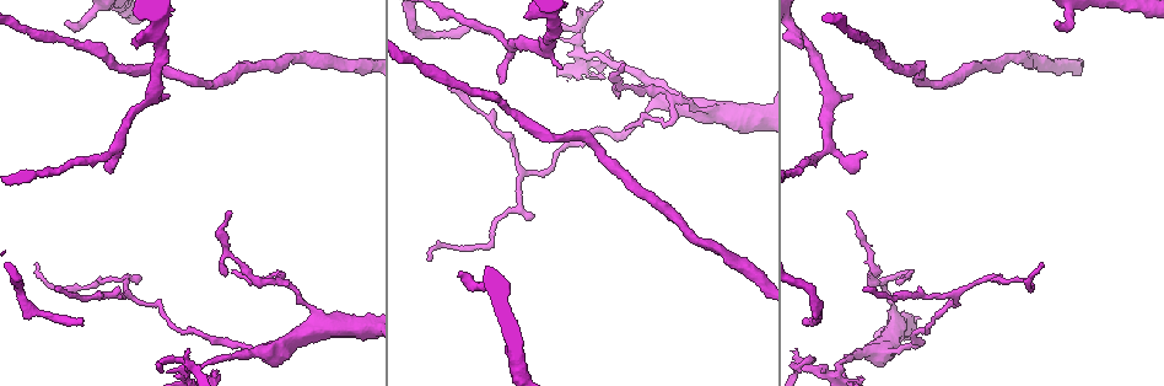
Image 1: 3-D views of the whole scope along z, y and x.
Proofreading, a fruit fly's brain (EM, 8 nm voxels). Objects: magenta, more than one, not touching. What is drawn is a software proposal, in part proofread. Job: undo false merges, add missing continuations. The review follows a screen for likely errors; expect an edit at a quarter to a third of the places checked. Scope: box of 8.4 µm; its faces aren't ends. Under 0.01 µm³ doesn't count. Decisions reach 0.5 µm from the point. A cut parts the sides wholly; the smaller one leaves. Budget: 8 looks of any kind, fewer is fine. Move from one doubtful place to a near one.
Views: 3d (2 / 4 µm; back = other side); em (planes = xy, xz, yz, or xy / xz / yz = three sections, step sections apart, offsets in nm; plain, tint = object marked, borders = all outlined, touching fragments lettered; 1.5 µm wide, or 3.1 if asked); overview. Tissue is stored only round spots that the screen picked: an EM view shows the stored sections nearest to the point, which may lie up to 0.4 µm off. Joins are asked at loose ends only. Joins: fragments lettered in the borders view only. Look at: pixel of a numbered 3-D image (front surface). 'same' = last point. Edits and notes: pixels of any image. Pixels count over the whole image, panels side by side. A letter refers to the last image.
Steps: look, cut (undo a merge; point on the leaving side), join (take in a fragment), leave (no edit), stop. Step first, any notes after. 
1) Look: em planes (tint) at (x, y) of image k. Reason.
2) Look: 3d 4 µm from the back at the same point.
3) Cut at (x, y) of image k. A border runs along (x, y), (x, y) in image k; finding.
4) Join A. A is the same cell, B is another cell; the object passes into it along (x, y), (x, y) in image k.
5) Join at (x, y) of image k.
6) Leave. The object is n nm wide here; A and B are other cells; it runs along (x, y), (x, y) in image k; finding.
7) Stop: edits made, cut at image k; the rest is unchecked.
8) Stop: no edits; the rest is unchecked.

Look: 3d 4 µm at (803, 323) of image 1. Tapers out.

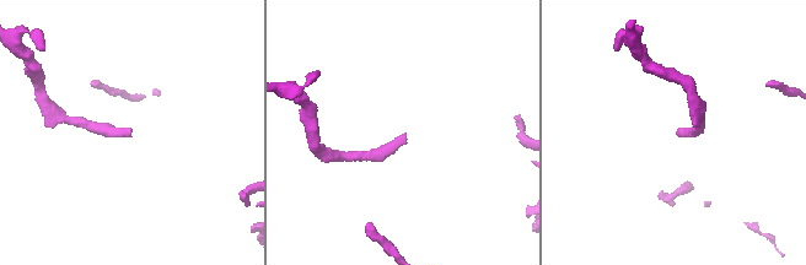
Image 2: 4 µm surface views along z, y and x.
Look: em planes (borders) at (679, 132) of image 2. Now the EM.

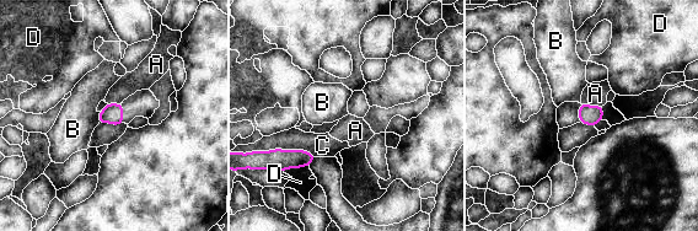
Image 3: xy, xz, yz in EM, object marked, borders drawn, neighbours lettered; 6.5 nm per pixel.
Leave. A, B, C and D are other cells; none of them fits.

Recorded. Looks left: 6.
Look: em xz step 8 (borders) at (431, 260) of image 1.

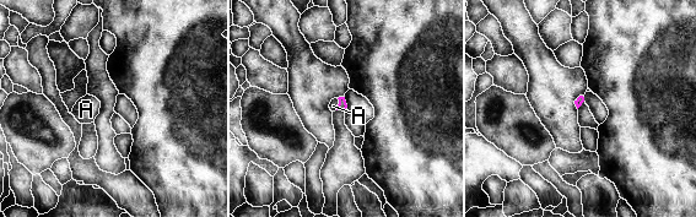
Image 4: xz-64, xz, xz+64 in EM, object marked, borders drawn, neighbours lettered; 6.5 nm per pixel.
Look: em planes (borders) at the same point.

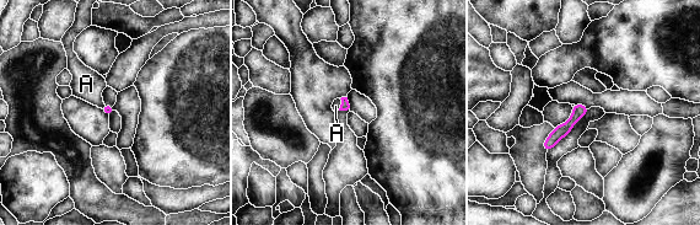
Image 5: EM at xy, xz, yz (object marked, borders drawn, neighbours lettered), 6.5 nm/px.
Join A. A is the same cell; the object passes into it along (344, 106), (340, 105), (335, 106) in image 5; the neuron continues.

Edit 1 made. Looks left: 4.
Look: 3d 2 µm at (522, 206) of image 1. Sharp bend.

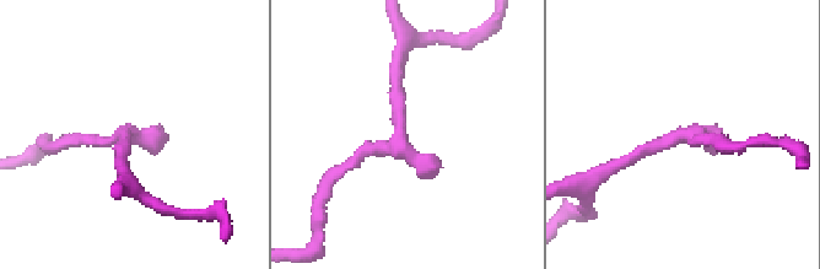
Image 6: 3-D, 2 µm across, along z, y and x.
Look: em planes (plain) at (127, 140) of image 6.

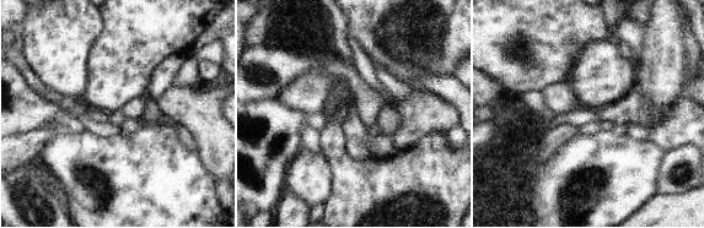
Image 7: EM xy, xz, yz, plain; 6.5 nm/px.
Look: em planes (borders) at the same point. See the neighbours.

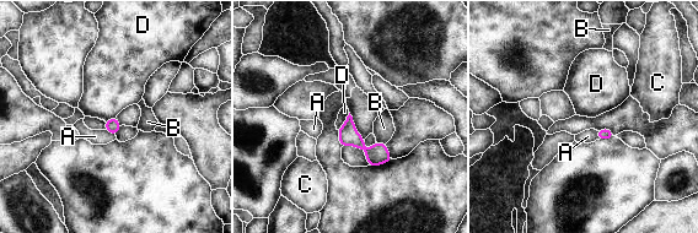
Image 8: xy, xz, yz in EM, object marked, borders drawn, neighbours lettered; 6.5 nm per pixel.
Leave. The longest contact is with D, 140 nm; A, B, C and D are other cells; a border runs along (105, 129), (114, 135) in image 8; one neuron here.

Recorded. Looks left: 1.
Stop: edits made, join at image 5; the rest is unchecked.

